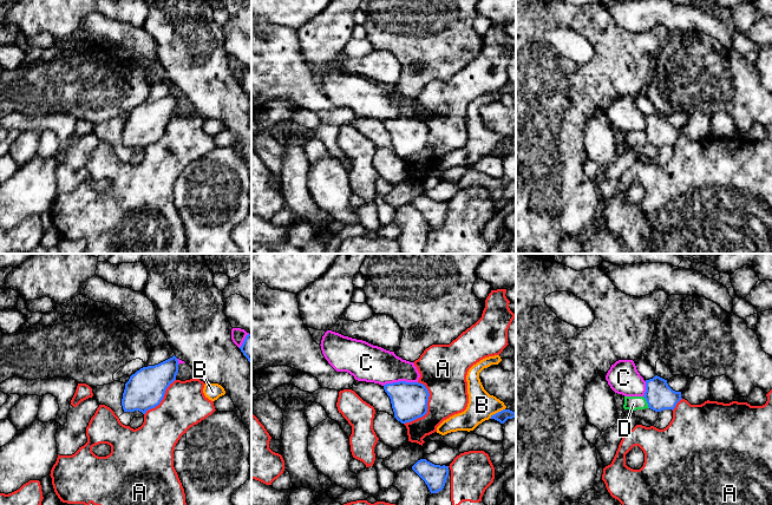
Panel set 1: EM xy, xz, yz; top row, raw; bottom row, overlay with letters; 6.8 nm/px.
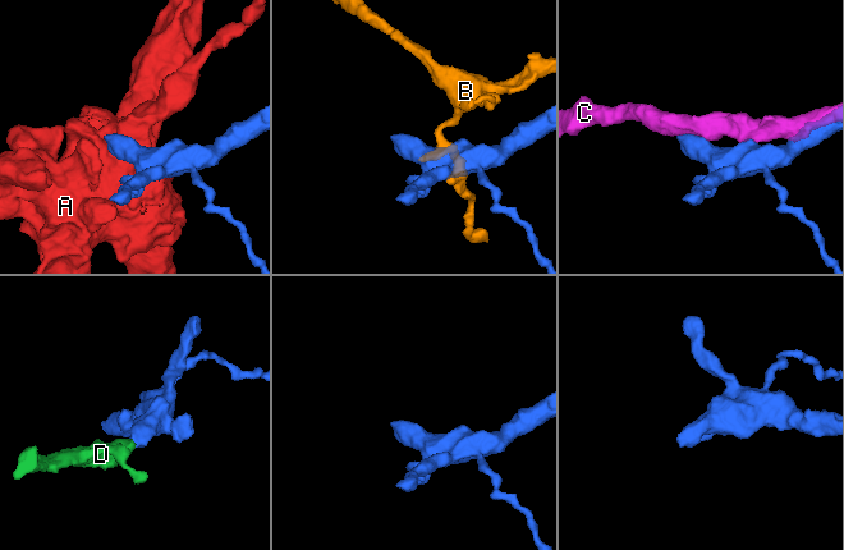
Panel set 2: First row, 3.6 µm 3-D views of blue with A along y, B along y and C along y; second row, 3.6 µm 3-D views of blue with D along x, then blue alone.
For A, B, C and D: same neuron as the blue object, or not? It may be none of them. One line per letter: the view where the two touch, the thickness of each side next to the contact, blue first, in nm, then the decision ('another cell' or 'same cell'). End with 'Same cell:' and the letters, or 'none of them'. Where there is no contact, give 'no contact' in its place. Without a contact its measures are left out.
A: xz | 240/280 nm | another cell
B: xz | 80/180 nm | another cell
C: xz | 240/260 nm | another cell
D: yz | 190/100 nm | same cell
Same cell: D

